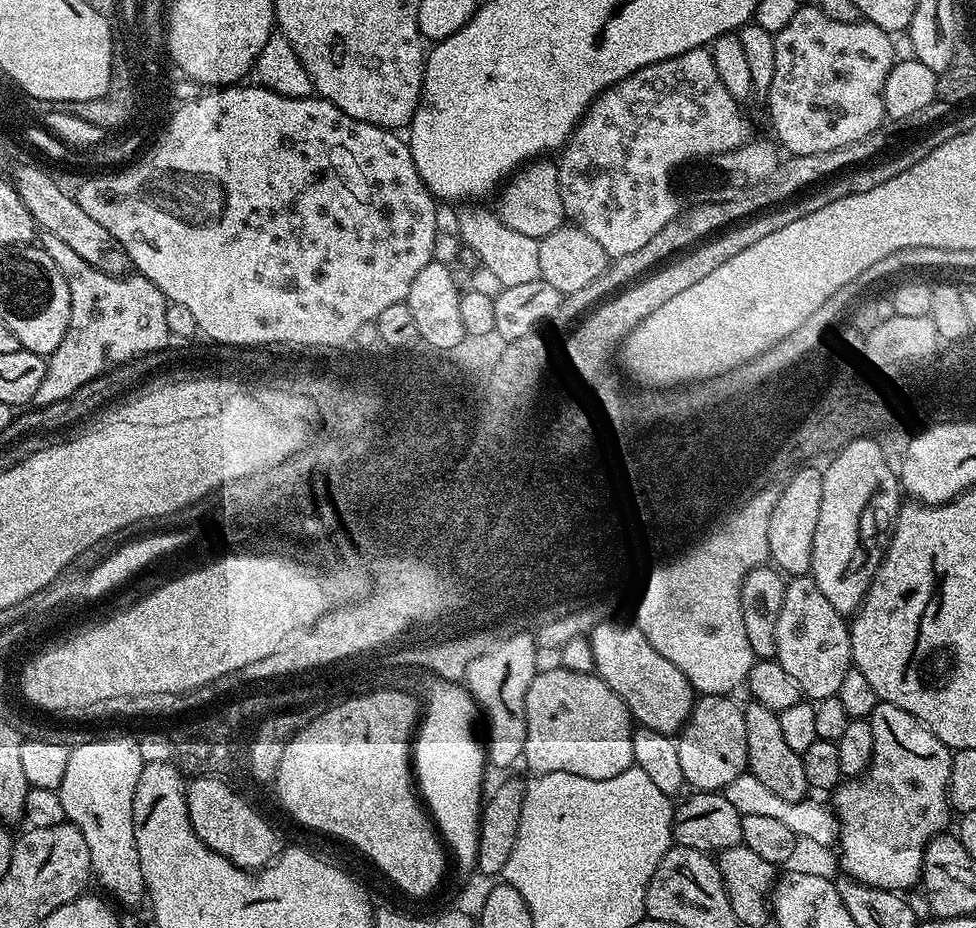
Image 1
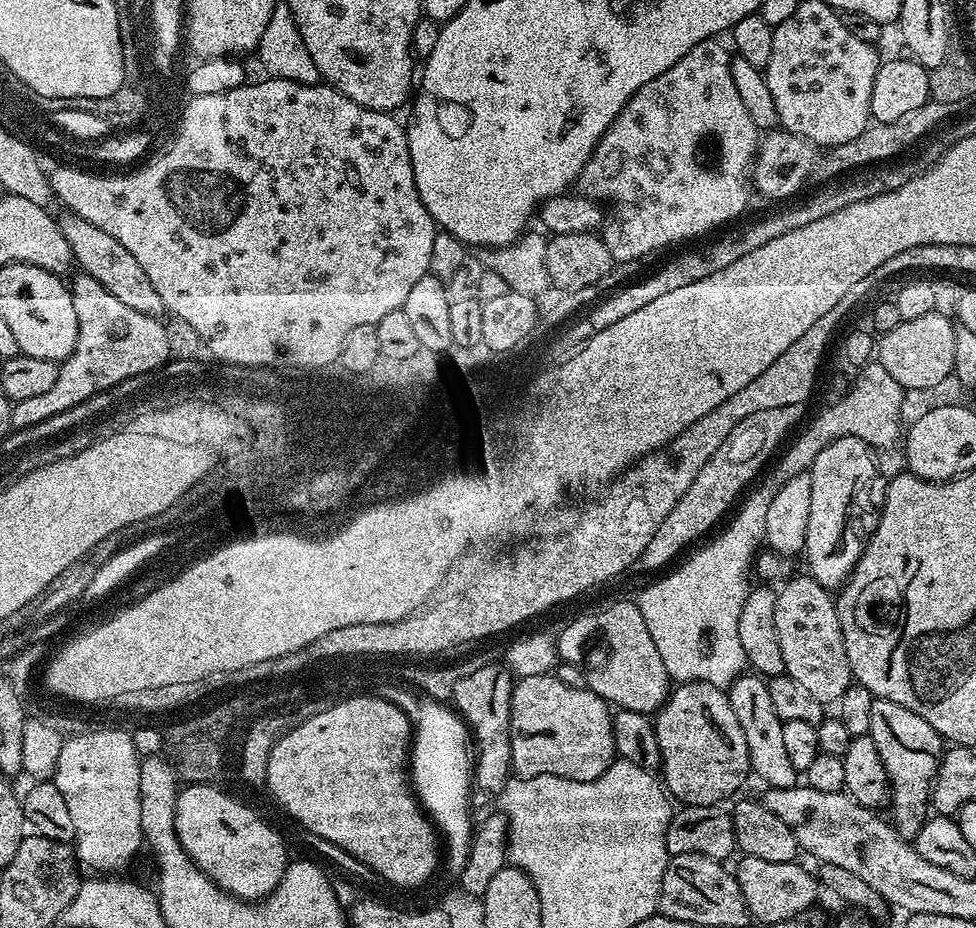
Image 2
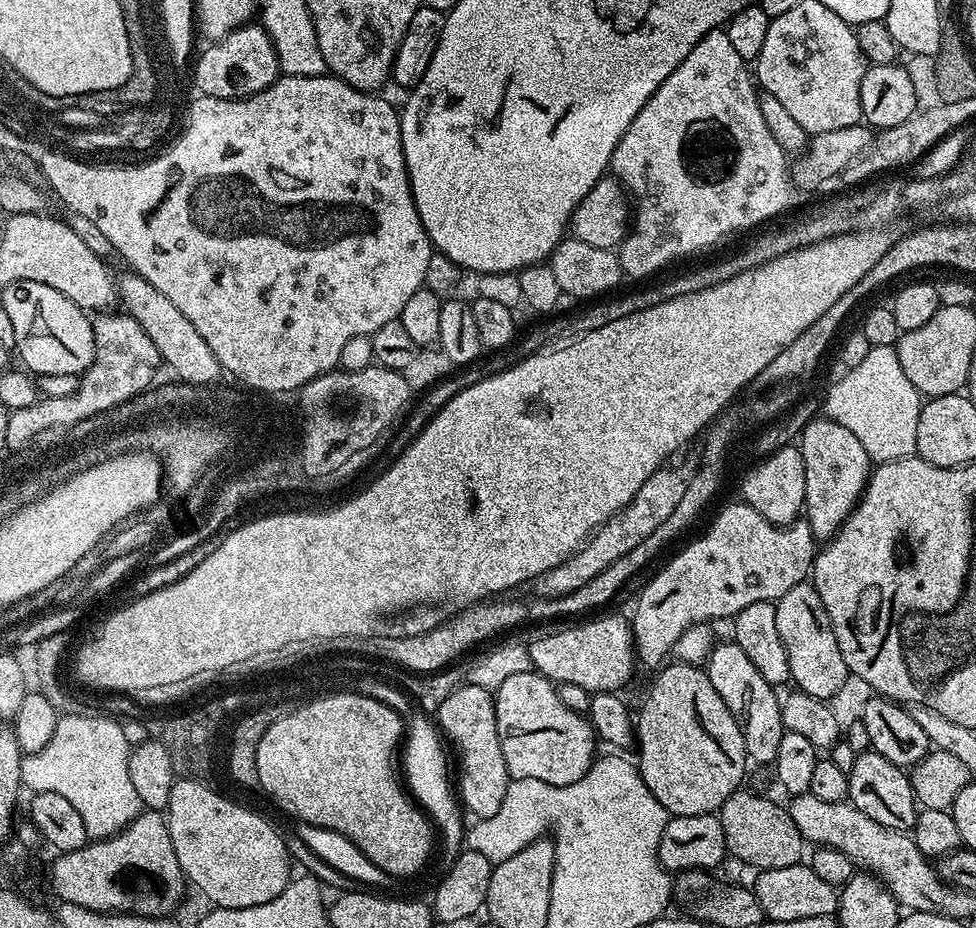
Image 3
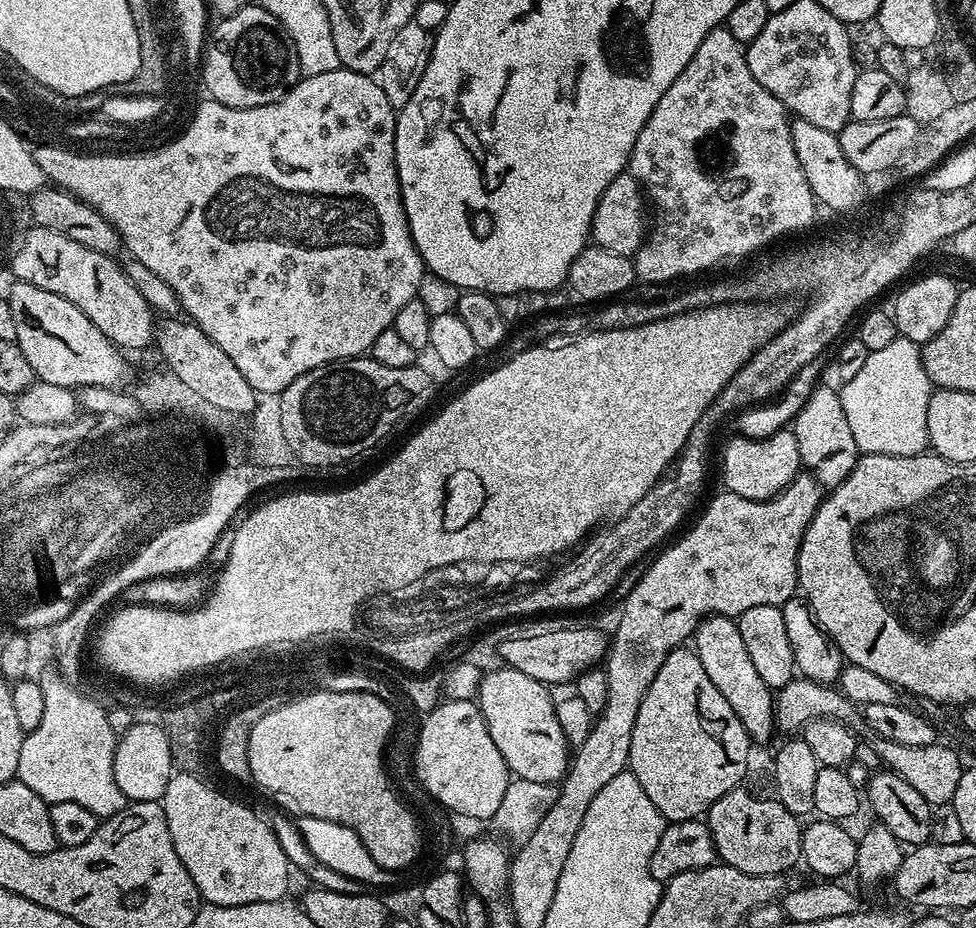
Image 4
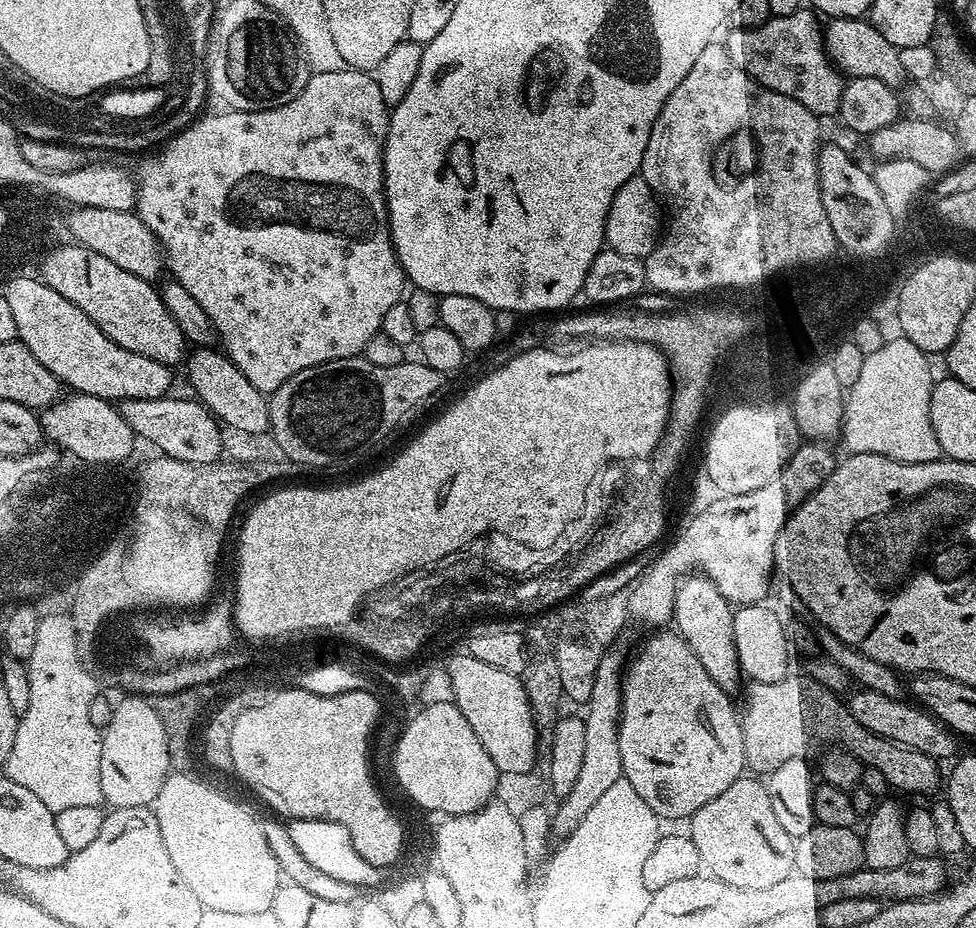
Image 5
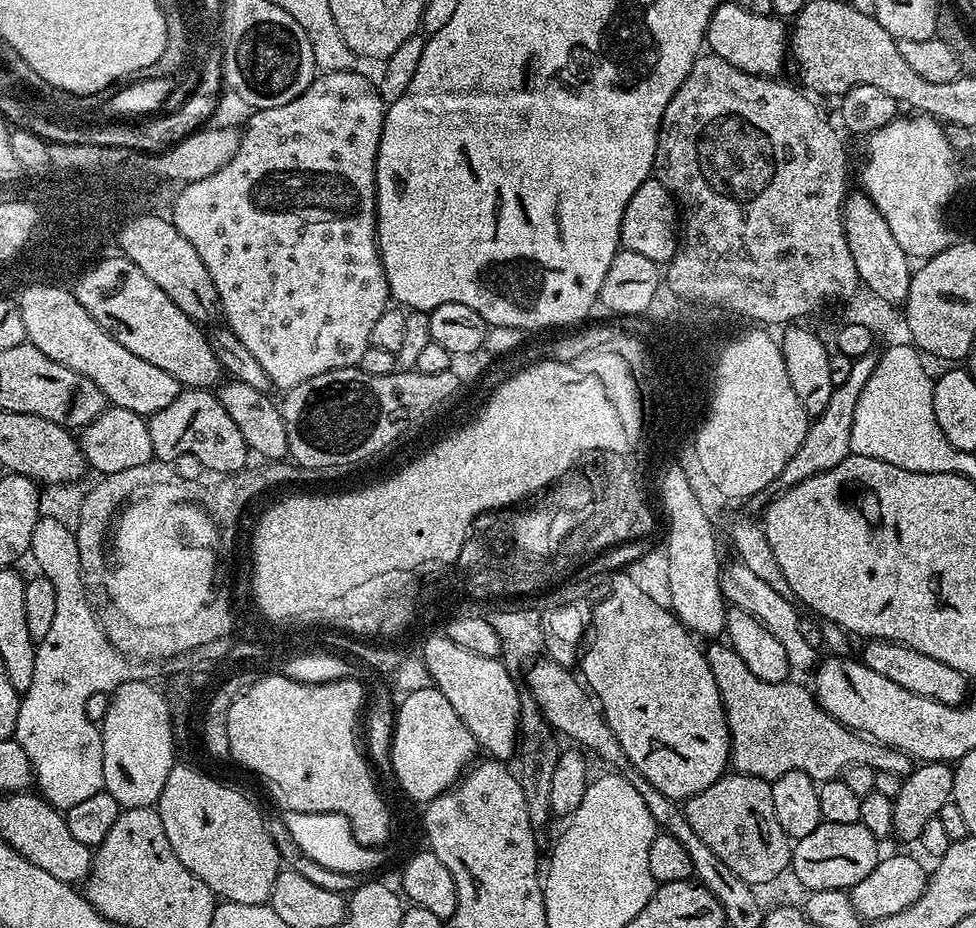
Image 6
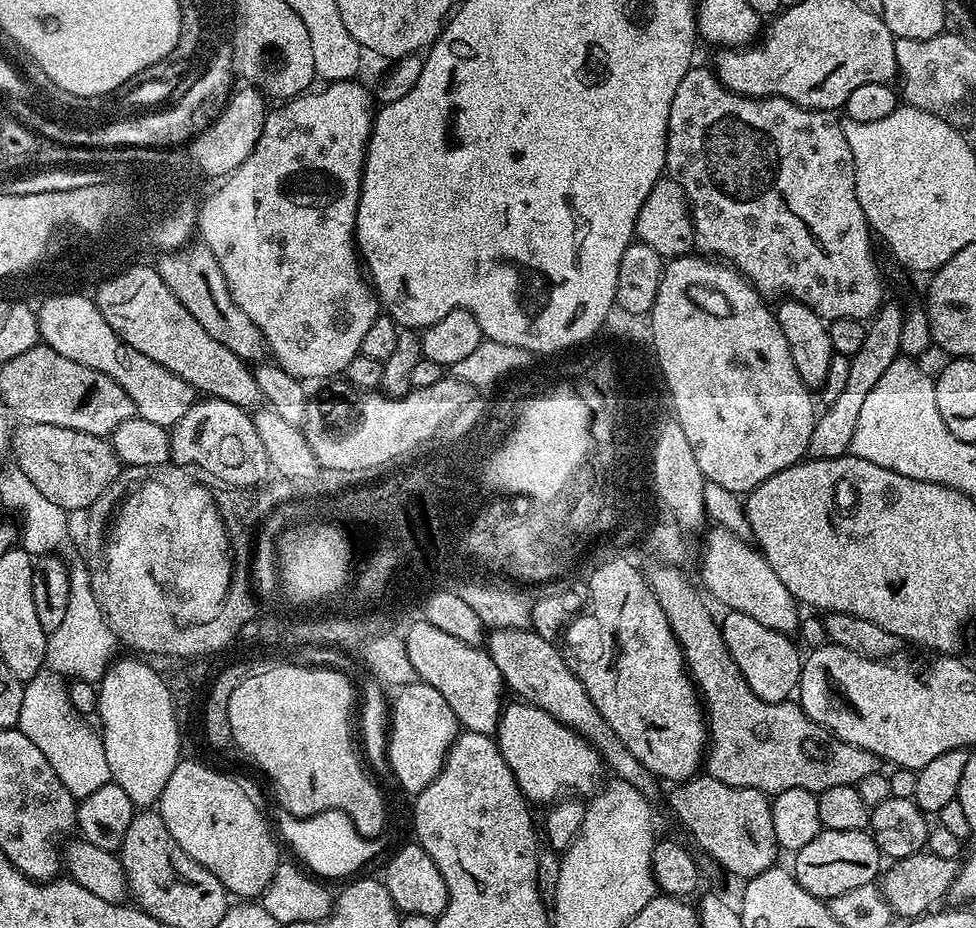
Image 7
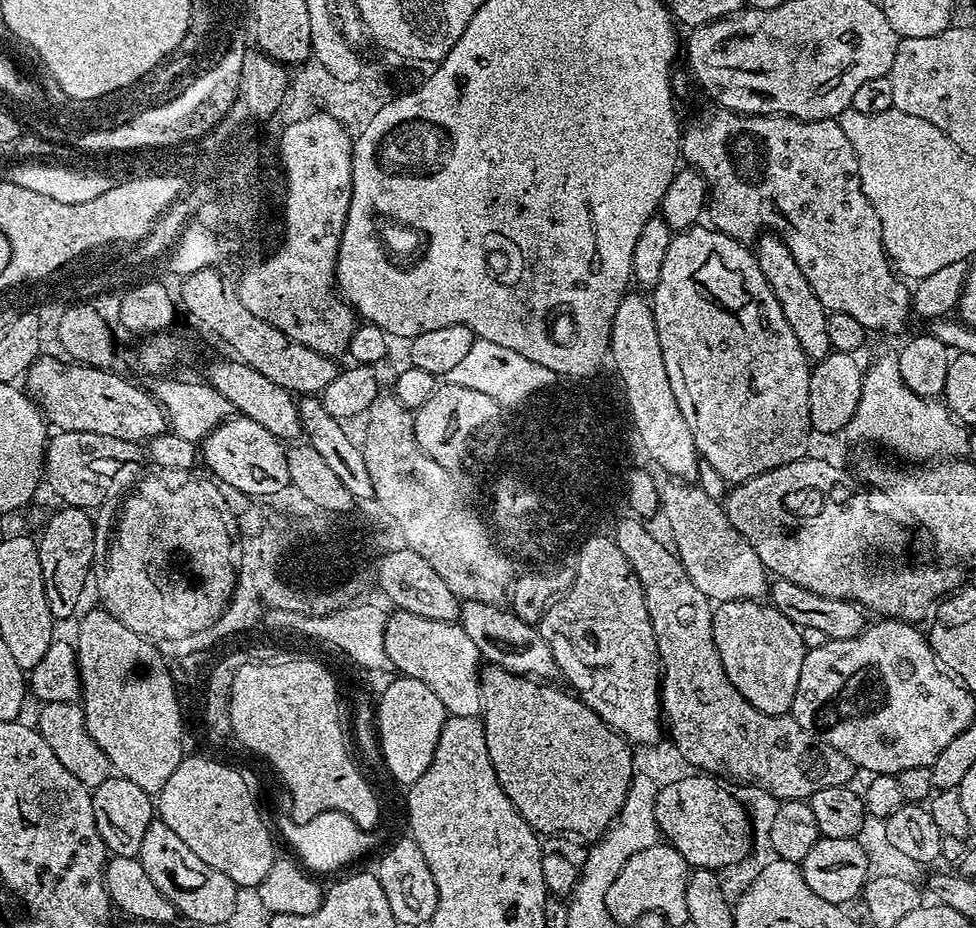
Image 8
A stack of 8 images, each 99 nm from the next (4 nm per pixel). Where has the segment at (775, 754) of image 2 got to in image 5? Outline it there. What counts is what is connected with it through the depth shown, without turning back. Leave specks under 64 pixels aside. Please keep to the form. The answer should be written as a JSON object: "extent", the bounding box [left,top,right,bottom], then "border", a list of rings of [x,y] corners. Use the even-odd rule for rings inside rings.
{"extent":[674,574,742,694],"border":[[[689,574],[681,580],[676,588],[674,615],[675,631],[687,642],[690,650],[698,654],[698,662],[702,662],[710,678],[718,682],[723,692],[736,694],[742,681],[742,671],[738,660],[738,650],[734,644],[734,608],[714,586],[709,576]]]}

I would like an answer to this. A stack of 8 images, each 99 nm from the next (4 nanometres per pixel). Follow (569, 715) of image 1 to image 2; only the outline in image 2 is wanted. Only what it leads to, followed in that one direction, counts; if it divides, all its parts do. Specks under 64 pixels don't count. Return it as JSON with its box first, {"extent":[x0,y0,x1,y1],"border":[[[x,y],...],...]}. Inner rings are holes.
{"extent":[510,675,617,782],"border":[[[556,675],[519,678],[512,685],[510,698],[510,750],[512,770],[517,777],[561,776],[578,782],[598,778],[617,759],[612,729],[612,713],[608,701],[594,694],[592,689],[566,686]]]}

